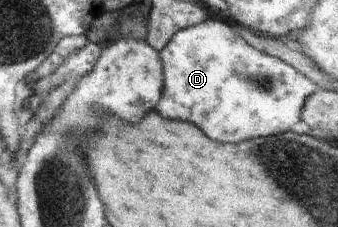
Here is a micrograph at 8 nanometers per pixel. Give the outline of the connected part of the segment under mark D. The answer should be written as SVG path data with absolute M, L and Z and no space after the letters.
M207 17L203 22L175 33L171 37L171 40L159 51L159 54L163 65L164 87L159 106L157 106L157 112L159 112L161 116L169 118L169 120L187 121L192 125L198 126L211 140L217 140L217 142L241 142L241 140L249 140L257 138L257 136L267 137L269 135L289 132L289 130L299 122L305 100L309 98L310 94L313 94L321 88L318 84L315 84L315 82L310 81L307 75L289 66L289 64L278 59L276 56L263 53L253 48L239 36L239 33L233 28L231 22L226 23L221 20L215 20L215 18Z

